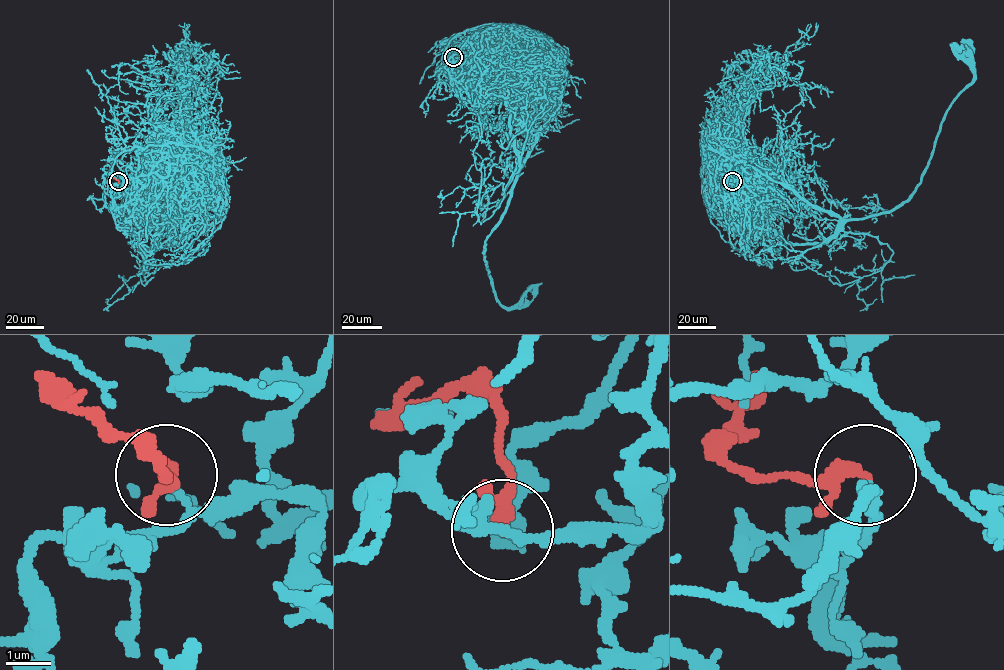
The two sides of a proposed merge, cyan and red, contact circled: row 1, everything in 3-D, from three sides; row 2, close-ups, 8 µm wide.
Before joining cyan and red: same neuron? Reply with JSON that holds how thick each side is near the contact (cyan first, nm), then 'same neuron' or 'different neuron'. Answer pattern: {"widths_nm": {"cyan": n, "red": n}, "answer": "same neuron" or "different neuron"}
{"widths_nm": {"cyan": 110, "red": 240}, "answer": "same neuron"}

